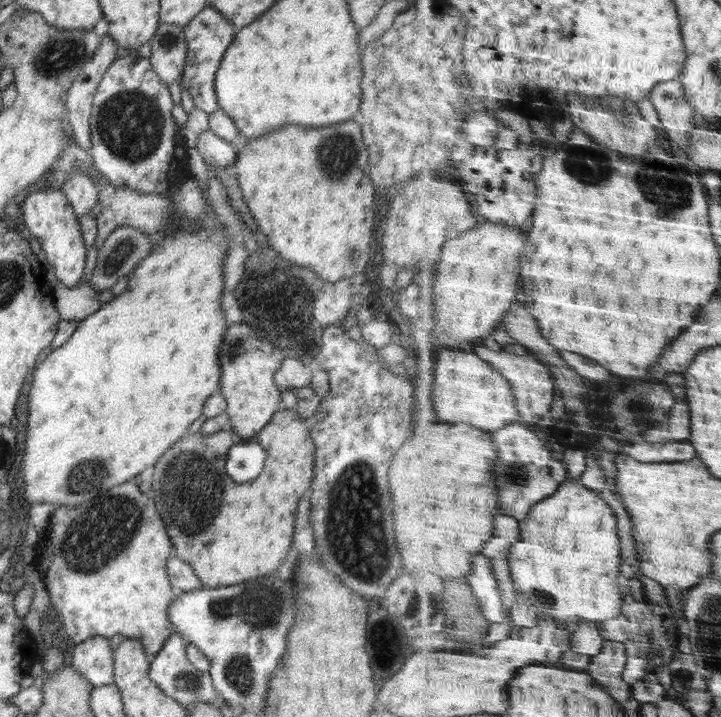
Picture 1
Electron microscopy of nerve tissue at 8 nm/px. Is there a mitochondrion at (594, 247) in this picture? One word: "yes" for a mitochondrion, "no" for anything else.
no

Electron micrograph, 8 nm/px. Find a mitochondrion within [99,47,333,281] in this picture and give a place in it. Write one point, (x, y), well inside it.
(125, 248)

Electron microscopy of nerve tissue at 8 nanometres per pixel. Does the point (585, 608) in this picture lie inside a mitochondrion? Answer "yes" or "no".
no

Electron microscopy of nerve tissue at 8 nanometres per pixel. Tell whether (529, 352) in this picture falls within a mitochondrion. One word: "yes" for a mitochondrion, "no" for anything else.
no

